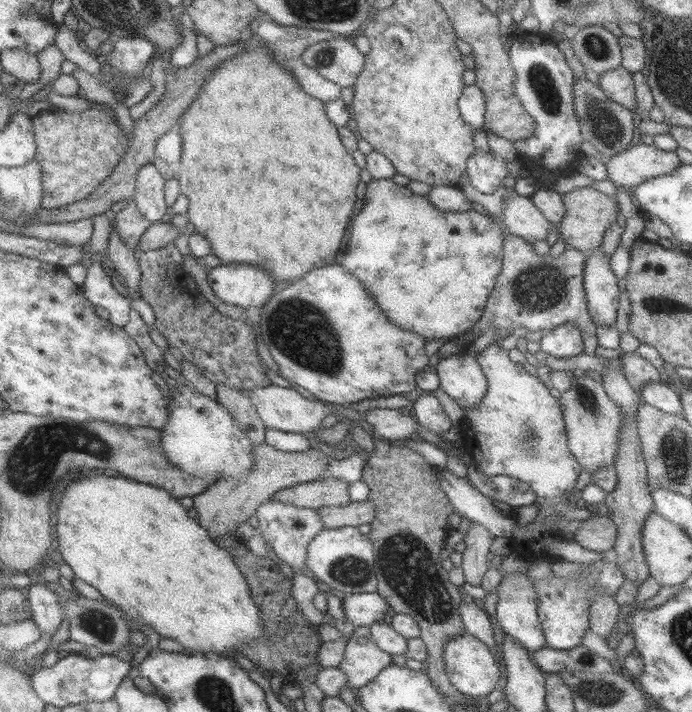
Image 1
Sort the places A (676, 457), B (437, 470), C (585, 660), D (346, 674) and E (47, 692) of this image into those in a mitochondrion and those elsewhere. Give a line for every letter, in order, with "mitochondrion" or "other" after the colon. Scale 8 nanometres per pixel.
A: mitochondrion
B: other
C: mitochondrion
D: other
E: other

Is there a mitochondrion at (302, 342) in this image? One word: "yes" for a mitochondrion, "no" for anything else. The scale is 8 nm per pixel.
yes

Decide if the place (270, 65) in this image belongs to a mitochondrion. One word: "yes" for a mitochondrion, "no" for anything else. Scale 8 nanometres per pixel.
no

